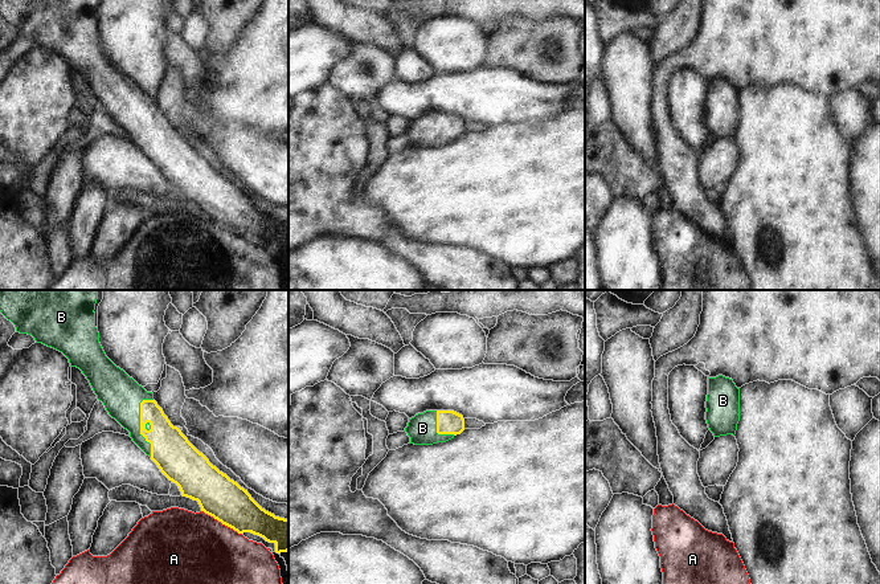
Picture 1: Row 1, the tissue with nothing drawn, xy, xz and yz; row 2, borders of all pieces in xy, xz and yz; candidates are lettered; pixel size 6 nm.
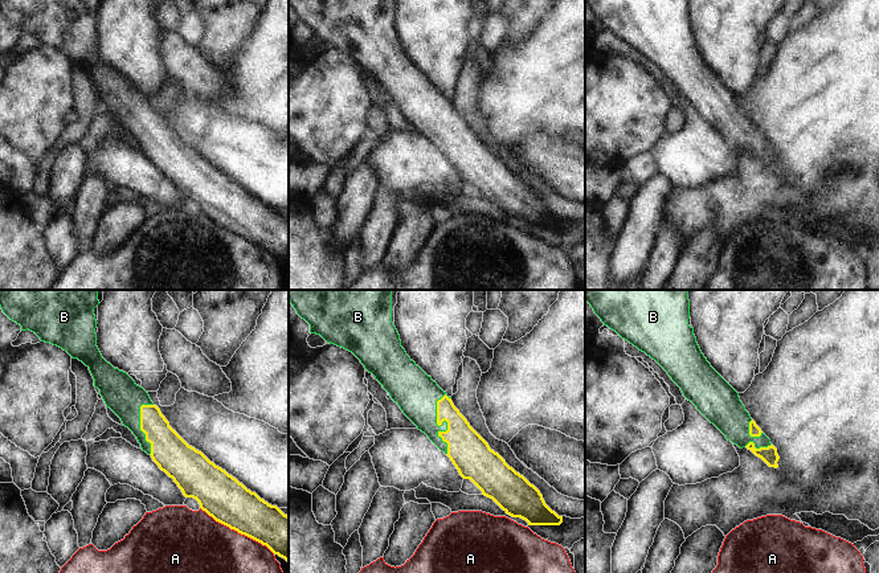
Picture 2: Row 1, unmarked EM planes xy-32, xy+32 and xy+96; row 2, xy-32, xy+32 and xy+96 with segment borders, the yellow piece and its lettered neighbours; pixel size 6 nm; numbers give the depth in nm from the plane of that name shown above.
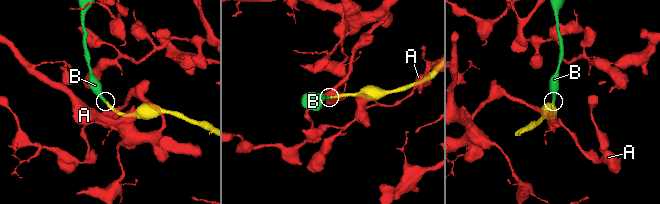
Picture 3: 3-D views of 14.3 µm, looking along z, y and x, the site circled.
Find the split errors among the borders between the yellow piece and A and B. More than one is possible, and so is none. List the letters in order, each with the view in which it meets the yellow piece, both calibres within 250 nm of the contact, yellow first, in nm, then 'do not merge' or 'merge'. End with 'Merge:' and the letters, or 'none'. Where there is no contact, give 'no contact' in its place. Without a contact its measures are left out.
A: xy | 260/500 nm | do not merge
B: xy | 240/240 nm | merge
Merge: B

